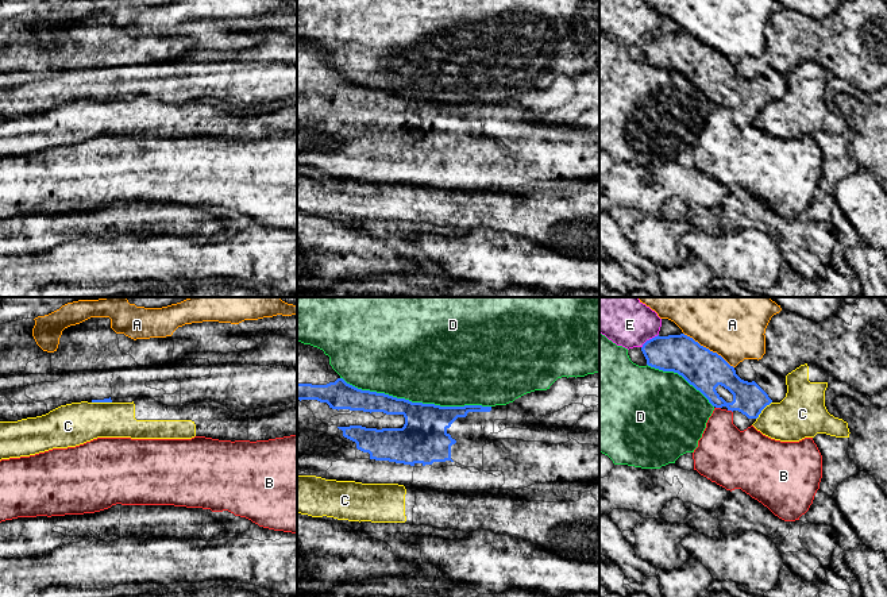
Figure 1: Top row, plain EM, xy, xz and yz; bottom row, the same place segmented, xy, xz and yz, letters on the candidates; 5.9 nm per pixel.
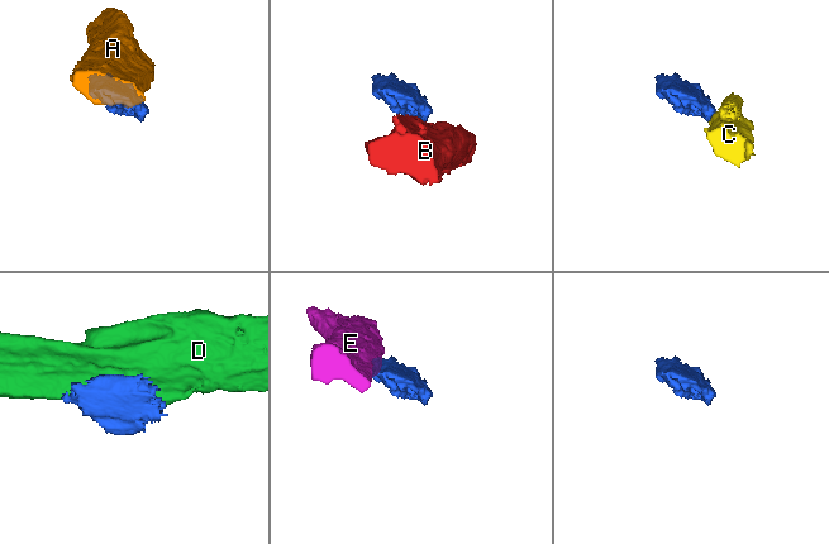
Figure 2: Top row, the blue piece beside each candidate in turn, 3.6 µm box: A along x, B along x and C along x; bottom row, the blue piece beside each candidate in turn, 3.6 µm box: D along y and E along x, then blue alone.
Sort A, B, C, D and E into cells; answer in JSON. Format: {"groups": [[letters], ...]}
{"groups": [["A"], ["B"], ["C"], ["D"], ["E"]]}

